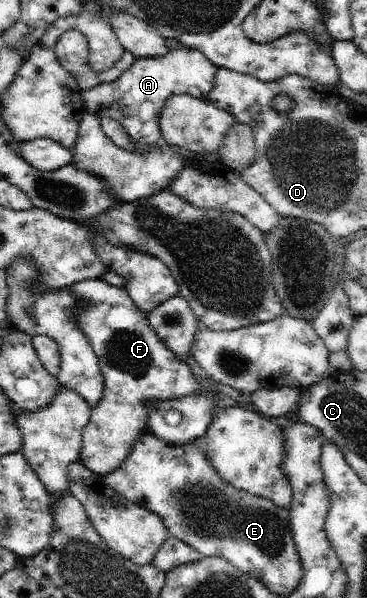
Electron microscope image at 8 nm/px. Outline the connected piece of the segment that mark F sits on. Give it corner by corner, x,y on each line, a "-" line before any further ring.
95,278
83,280
79,283
74,283
69,288
70,292
80,299
82,303
82,313
76,316
76,326
79,328
79,331
87,338
88,344
93,348
95,355
99,362
99,367
101,373
104,375
104,388
103,390
103,399
101,403
92,410
92,416
90,422
87,424
83,434
83,445
80,453
81,463
92,473
105,477
111,475
111,472
115,472
122,465
123,462
127,461
129,454
132,454
134,450
134,445
138,440
138,437
144,432
144,429
148,426
148,403
155,403
156,401
173,401
177,398
187,397
187,396
200,396
203,394
203,388
197,382
196,377
193,375
189,364
183,359
179,358
175,352
172,352
156,335
155,332
150,328
149,322
147,321
147,313
141,311
134,303
133,300
129,297
125,287
115,287
111,284
108,284
103,278

